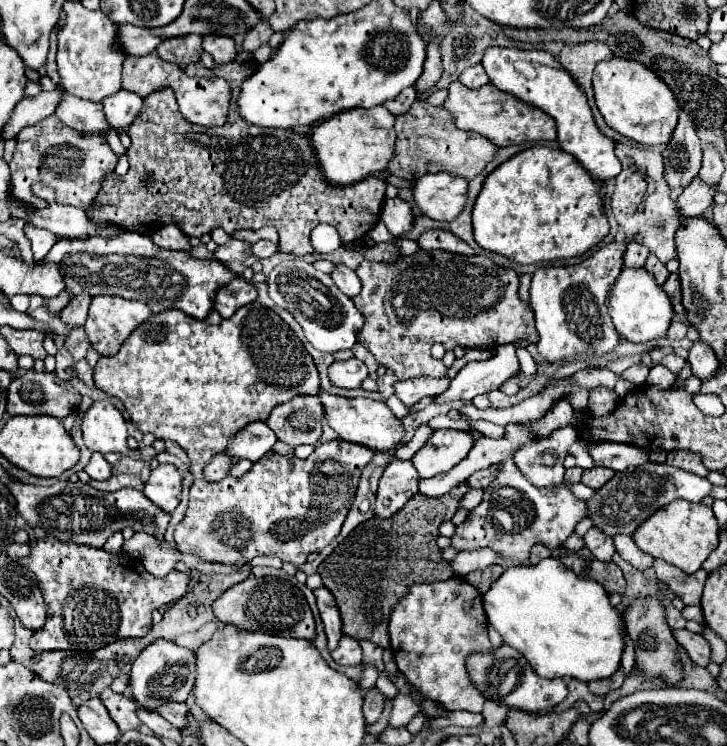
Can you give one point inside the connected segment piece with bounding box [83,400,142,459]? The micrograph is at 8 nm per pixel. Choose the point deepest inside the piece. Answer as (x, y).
(104, 430)

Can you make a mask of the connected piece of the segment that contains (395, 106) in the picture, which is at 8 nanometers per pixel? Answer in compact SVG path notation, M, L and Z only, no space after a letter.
M411 86L411 88L407 88L405 92L401 92L397 98L391 98L389 102L385 102L383 106L385 106L391 114L399 116L399 114L403 114L403 112L409 110L409 106L415 102L415 98L417 98L417 88Z

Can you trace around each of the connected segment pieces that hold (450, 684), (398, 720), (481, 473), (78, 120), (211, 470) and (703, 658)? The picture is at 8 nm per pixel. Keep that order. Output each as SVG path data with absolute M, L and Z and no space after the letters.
M455 576L445 582L417 584L409 588L409 594L395 606L391 614L389 636L397 668L417 692L431 698L433 702L443 704L447 710L471 710L471 702L483 700L481 690L477 690L477 686L469 682L465 660L473 652L489 652L493 650L493 646L487 636L487 618L483 612L481 594L465 578Z
M395 696L393 698L393 708L391 708L391 716L389 716L389 724L387 728L397 728L399 724L407 724L417 712L421 712L421 708L409 698L409 696Z
M491 464L485 470L477 470L473 476L469 476L467 482L471 488L487 488L495 476L497 476L497 464Z
M61 90L61 102L55 110L55 116L69 128L81 130L81 132L93 132L93 134L105 134L109 128L103 106L99 102L81 100L67 90Z
M221 452L221 454L217 454L209 464L207 464L207 468L205 468L205 478L207 480L211 480L211 482L217 482L217 480L223 480L229 472L231 472L231 468L235 466L235 458L229 458L229 454L225 454L225 452Z
M681 628L681 630L673 630L673 636L675 636L675 640L687 650L689 658L691 658L695 664L707 666L707 664L711 662L711 660L709 660L709 654L711 654L709 644L707 644L707 640L705 640L701 634L693 634L693 632Z

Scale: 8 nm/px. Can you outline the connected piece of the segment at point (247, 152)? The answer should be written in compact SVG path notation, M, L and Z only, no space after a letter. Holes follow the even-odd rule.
M237 62L225 64L223 72L219 66L215 70L205 70L203 66L199 66L199 76L217 74L223 76L231 86L229 118L219 128L203 128L193 126L193 122L185 122L179 112L175 94L169 88L149 94L145 98L145 108L141 116L135 118L135 122L127 130L127 134L131 136L131 148L127 150L131 168L125 176L117 176L112 172L101 182L101 190L95 198L99 206L91 206L87 210L89 218L93 218L99 226L115 224L143 234L153 234L163 224L177 224L189 238L201 238L203 234L211 232L211 228L223 228L231 234L235 230L259 230L263 226L275 226L279 232L281 250L291 250L291 254L295 256L305 256L313 252L309 234L321 222L335 226L343 244L363 238L381 216L385 182L377 176L369 176L353 186L331 186L319 172L317 158L307 136L299 136L293 130L271 130L245 124L239 118L235 98L241 90L241 82L251 76L253 70L255 64L249 66ZM145 176L155 176L157 180L145 186Z

